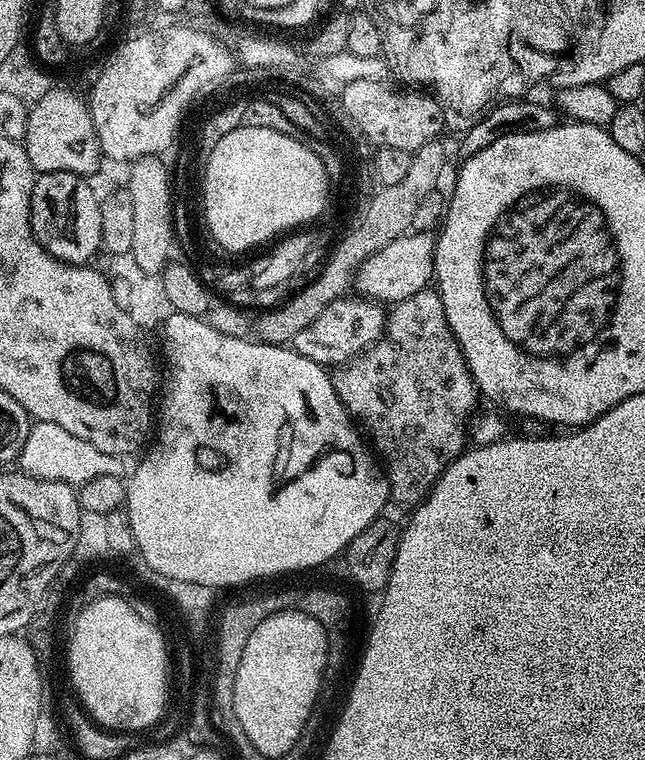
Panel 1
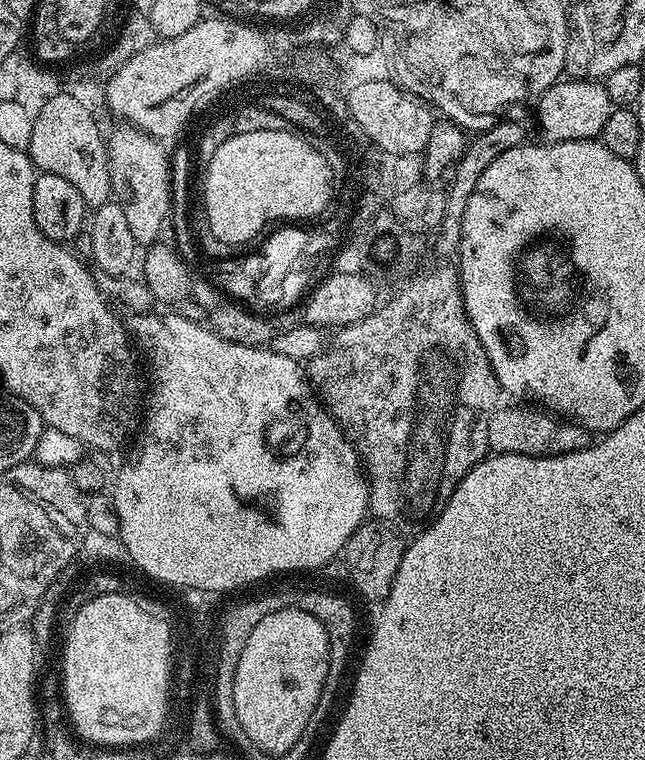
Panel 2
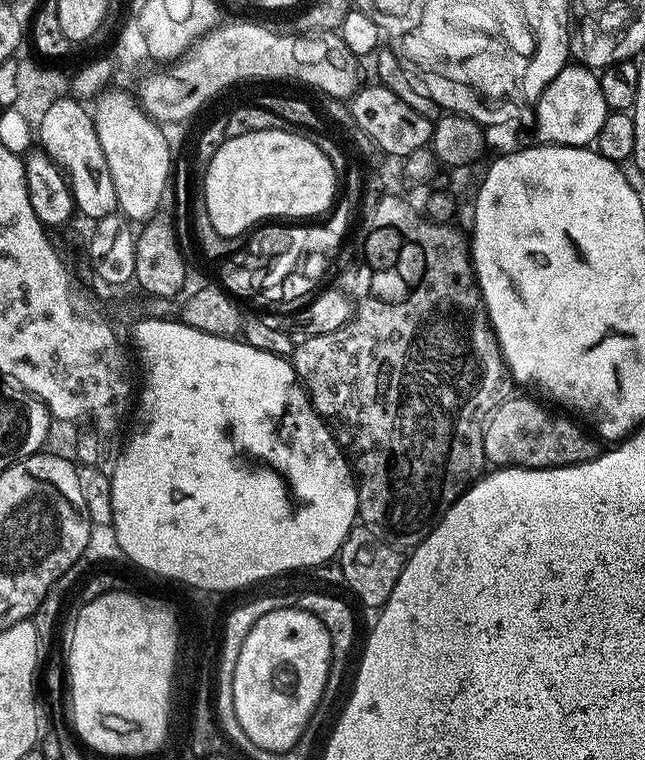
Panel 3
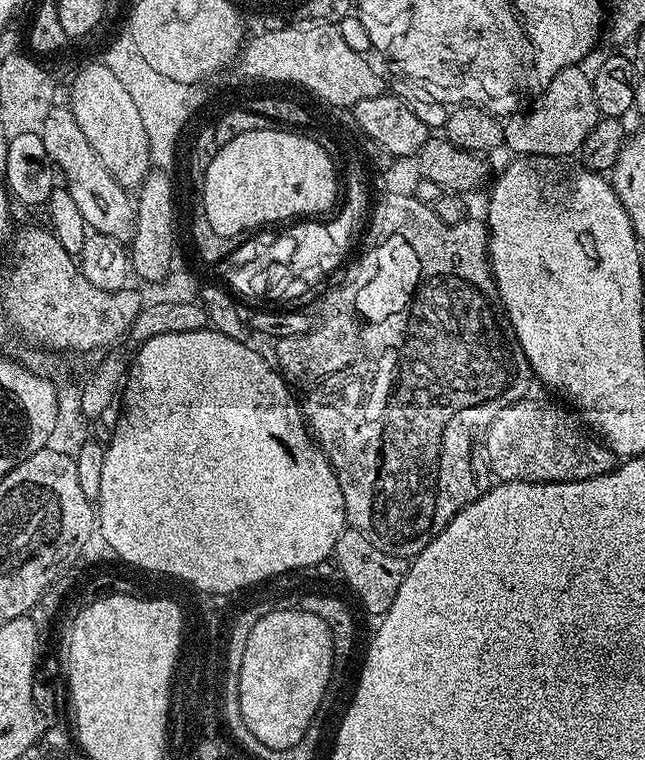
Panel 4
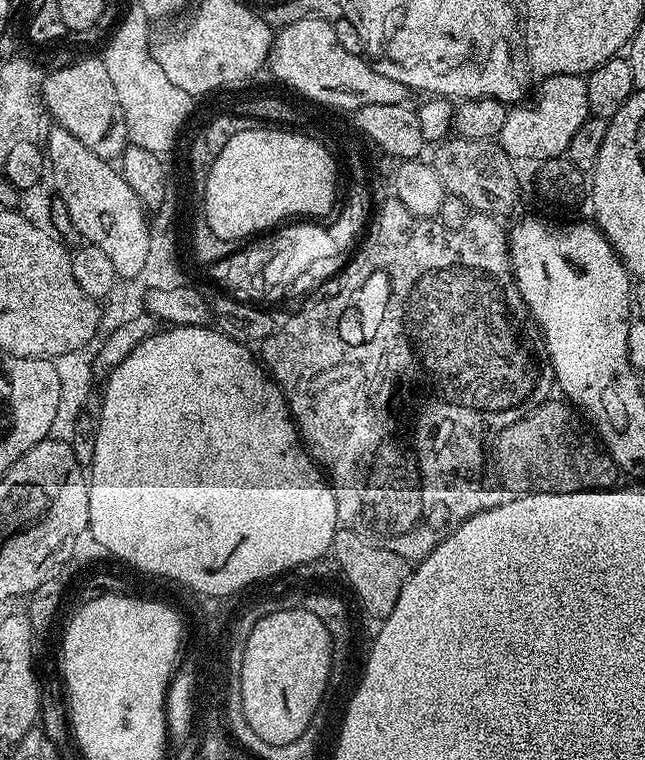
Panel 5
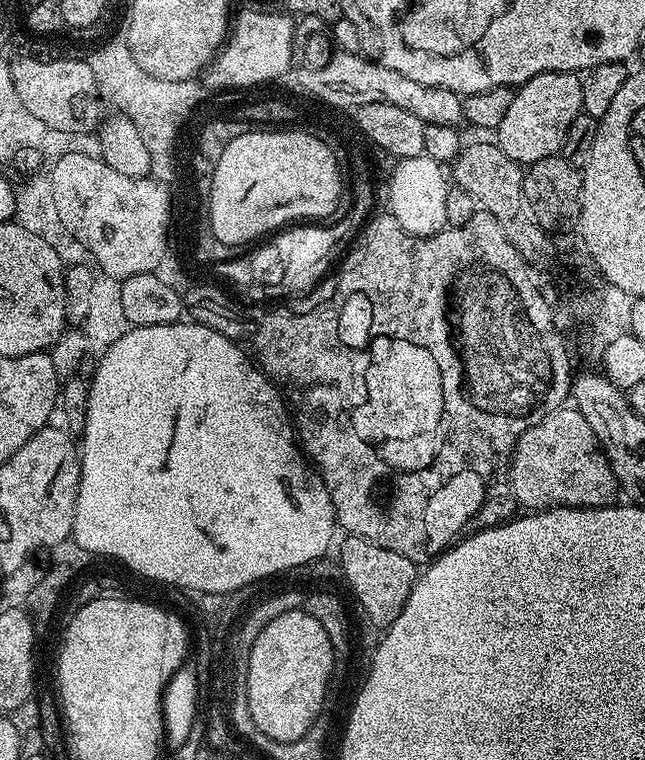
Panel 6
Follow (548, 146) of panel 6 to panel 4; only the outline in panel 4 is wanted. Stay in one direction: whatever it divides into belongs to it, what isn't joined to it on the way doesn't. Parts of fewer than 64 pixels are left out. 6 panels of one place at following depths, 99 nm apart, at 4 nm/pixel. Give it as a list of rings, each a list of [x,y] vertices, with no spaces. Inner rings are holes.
[[[583,67],[563,68],[546,86],[540,99],[527,110],[507,117],[504,124],[504,144],[510,151],[520,156],[554,156],[557,158],[575,157],[586,134],[594,130],[601,114],[594,98],[592,76],[583,72]]]

